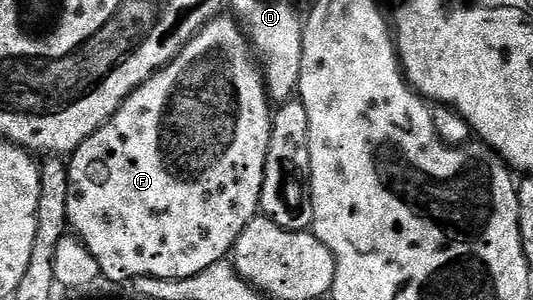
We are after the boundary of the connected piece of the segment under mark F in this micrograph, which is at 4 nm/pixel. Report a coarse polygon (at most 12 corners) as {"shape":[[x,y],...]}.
{"shape":[[205,23],[69,156],[113,281],[184,279],[259,214],[272,100]]}

